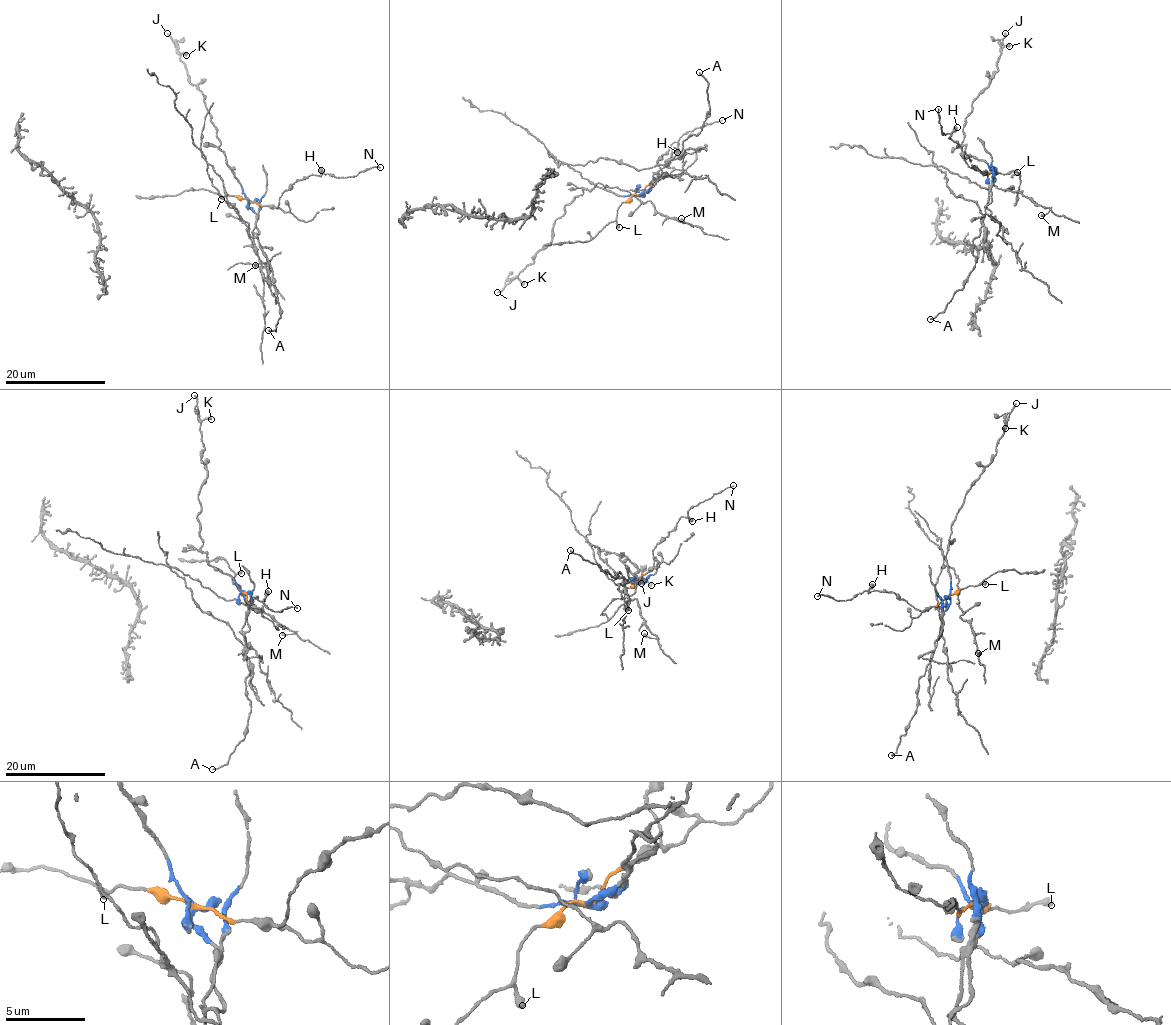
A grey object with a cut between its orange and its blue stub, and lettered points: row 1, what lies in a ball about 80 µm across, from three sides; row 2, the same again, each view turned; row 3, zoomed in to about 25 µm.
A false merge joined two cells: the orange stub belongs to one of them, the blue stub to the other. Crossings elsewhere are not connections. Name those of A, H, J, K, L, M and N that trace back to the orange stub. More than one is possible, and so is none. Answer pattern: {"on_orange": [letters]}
{"on_orange": ["H", "L", "N"]}

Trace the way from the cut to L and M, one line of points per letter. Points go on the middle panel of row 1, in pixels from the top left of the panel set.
L: (638, 196), (633, 195), (618, 208), (619, 227)
M: (638, 196), (662, 165), (639, 169), (604, 157), (568, 164), (594, 184), (629, 192), (691, 225), (681, 218)

